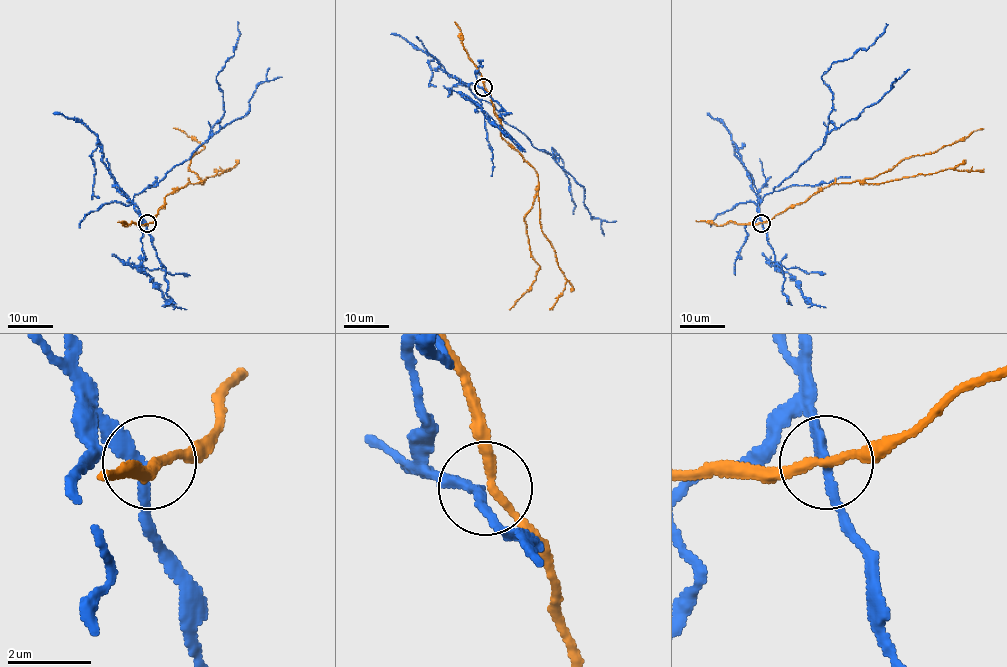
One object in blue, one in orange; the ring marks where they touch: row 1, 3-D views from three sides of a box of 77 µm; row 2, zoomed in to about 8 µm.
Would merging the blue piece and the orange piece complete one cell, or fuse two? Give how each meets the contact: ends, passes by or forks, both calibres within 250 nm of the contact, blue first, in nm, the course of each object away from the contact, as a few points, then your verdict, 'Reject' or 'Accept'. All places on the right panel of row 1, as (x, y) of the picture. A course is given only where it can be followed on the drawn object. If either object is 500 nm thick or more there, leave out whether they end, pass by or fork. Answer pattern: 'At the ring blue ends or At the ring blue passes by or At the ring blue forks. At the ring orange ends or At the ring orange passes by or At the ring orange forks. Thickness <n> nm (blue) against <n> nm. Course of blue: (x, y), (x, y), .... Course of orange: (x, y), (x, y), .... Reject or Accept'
At the ring blue passes by. At the ring orange passes by. Thickness 240 nm (blue) against 200 nm. Course of blue: (762, 222), (758, 205), (764, 197), (821, 147), (832, 91), (821, 77), (832, 63), (867, 49), (888, 24). Course of orange: (762, 222), (804, 202), (833, 183), (871, 179), (905, 159), (930, 154), (983, 128). Reject

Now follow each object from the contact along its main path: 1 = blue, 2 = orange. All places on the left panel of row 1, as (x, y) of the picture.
1: (147, 223), (133, 197), (188, 160), (223, 115), (223, 90), (216, 76), (234, 54), (239, 22)
2: (148, 223), (164, 205), (165, 197), (189, 183), (202, 182), (189, 169), (193, 155), (204, 147), (173, 128)

